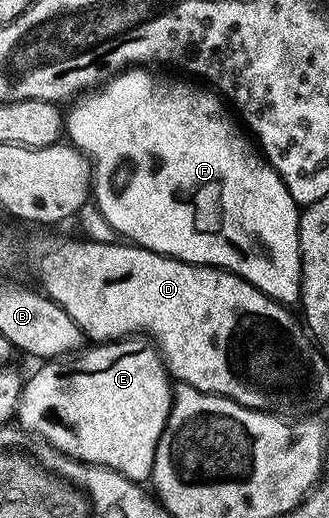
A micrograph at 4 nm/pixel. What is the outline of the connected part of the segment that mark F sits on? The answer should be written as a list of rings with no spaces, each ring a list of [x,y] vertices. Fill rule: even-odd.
[[[127,69],[121,71],[119,75],[109,79],[101,87],[91,89],[81,97],[75,98],[72,103],[74,108],[65,112],[64,131],[68,139],[70,135],[69,142],[77,147],[92,164],[93,202],[100,209],[100,213],[104,213],[108,225],[112,225],[112,229],[119,236],[125,237],[133,244],[147,247],[161,255],[170,255],[185,263],[231,271],[234,275],[239,275],[241,279],[251,283],[256,289],[263,291],[268,297],[272,297],[276,302],[287,305],[297,304],[302,297],[302,254],[298,240],[300,207],[288,193],[286,182],[274,170],[274,166],[266,162],[259,148],[248,138],[239,120],[228,110],[221,94],[215,93],[209,86],[187,81],[185,78],[182,78],[183,80],[161,79],[160,76],[153,75],[150,71],[153,70]]]

